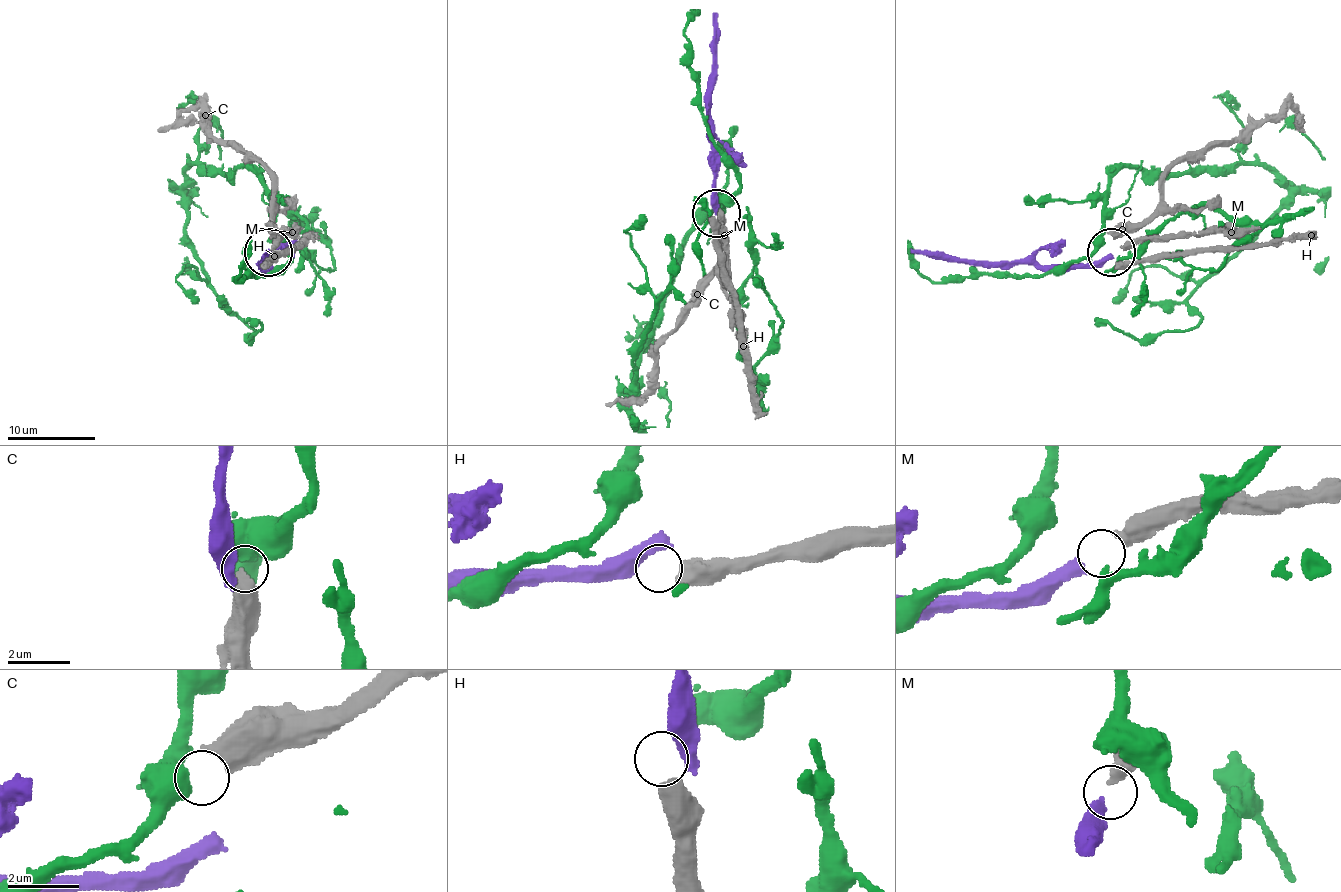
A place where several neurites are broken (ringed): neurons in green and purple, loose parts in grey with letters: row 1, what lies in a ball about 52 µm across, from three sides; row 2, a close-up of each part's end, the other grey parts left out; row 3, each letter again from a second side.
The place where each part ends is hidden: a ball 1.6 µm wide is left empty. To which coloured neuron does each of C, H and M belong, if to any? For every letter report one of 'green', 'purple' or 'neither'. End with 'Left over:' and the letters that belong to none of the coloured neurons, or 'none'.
C: neither
H: neither
M: purple
Left over: C, H

